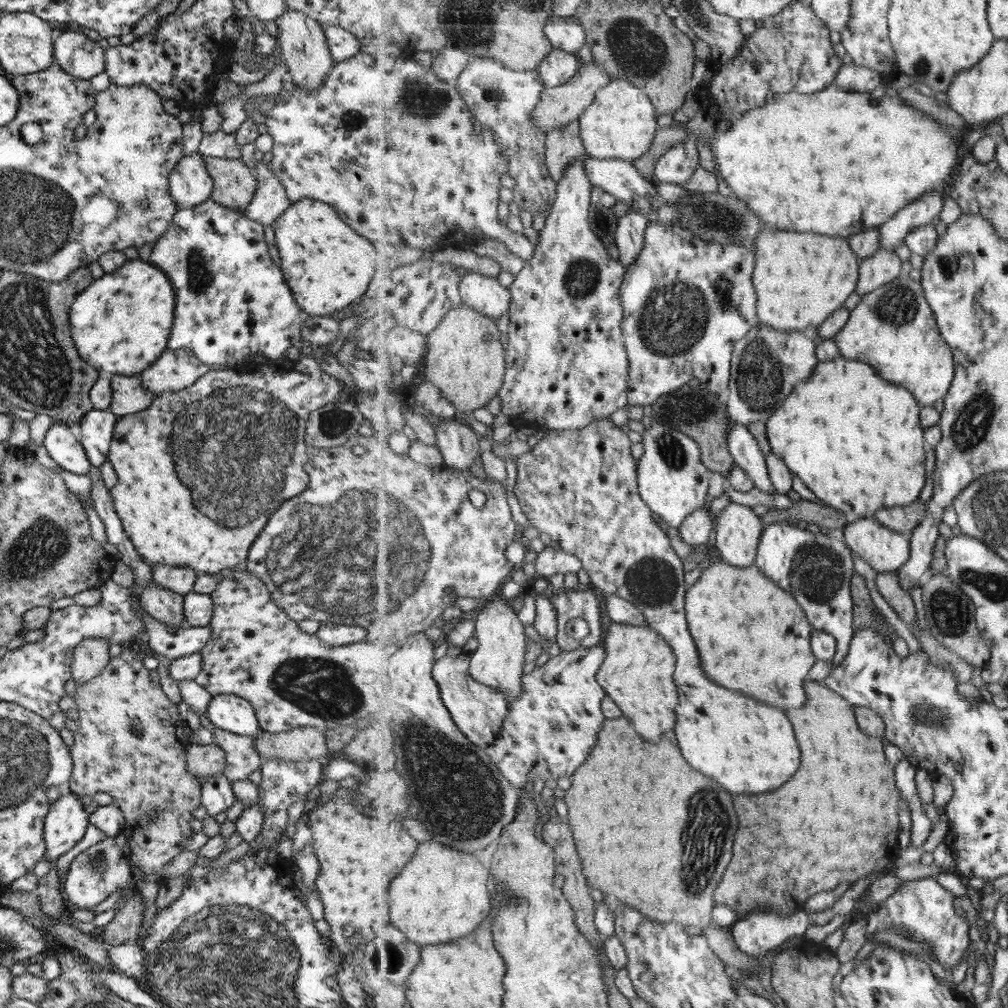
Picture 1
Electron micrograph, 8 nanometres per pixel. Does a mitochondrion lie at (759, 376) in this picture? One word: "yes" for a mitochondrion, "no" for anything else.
yes

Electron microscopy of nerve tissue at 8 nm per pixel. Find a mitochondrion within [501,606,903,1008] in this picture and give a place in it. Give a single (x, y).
(702, 838)

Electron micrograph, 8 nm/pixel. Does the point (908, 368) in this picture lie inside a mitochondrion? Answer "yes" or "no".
no

